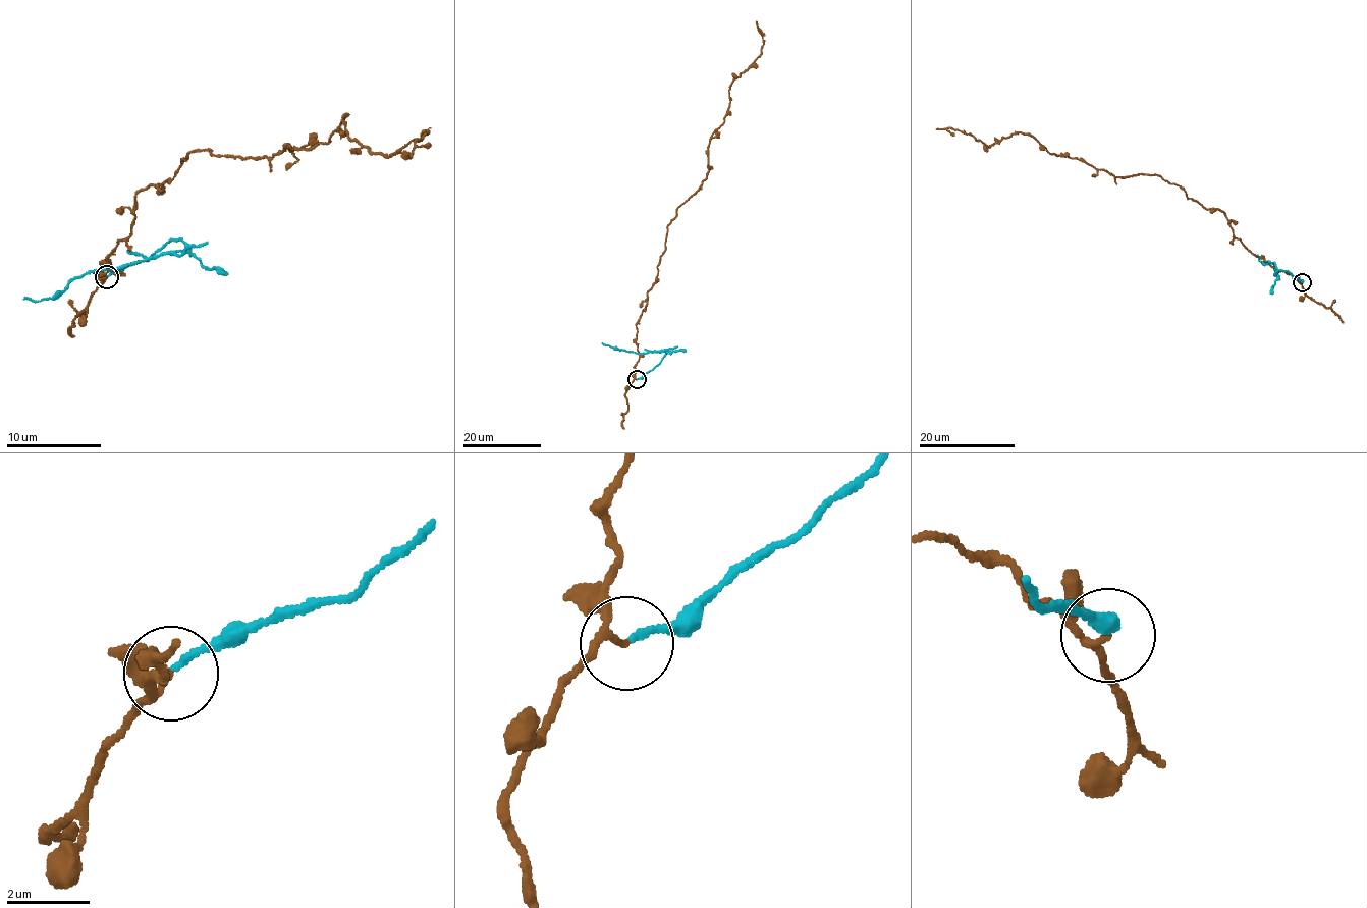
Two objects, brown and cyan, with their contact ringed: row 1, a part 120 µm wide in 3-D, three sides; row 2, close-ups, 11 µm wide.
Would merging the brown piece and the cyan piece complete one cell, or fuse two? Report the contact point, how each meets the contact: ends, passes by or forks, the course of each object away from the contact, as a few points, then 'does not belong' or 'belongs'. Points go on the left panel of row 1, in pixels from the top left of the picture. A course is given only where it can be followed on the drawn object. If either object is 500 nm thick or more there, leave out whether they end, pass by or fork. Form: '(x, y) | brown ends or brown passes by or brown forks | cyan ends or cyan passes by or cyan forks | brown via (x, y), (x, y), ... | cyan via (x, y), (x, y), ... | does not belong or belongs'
(107, 277) | brown passes by | cyan ends | brown via (106, 278), (137, 192), (163, 189), (187, 155), (302, 151), (345, 118), (384, 156), (427, 132), (412, 158) | cyan via (106, 275), (140, 264), (163, 244), (180, 238), (185, 247), (88, 270), (52, 297), (38, 301), (23, 298) | does not belong

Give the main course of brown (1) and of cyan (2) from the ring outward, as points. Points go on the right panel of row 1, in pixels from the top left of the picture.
1: (1302, 282), (1247, 248), (1225, 212), (1161, 177), (1124, 178), (1021, 132), (990, 146), (935, 129)
2: (1302, 281), (1280, 269), (1277, 274), (1273, 262), (1263, 263), (1257, 255)

